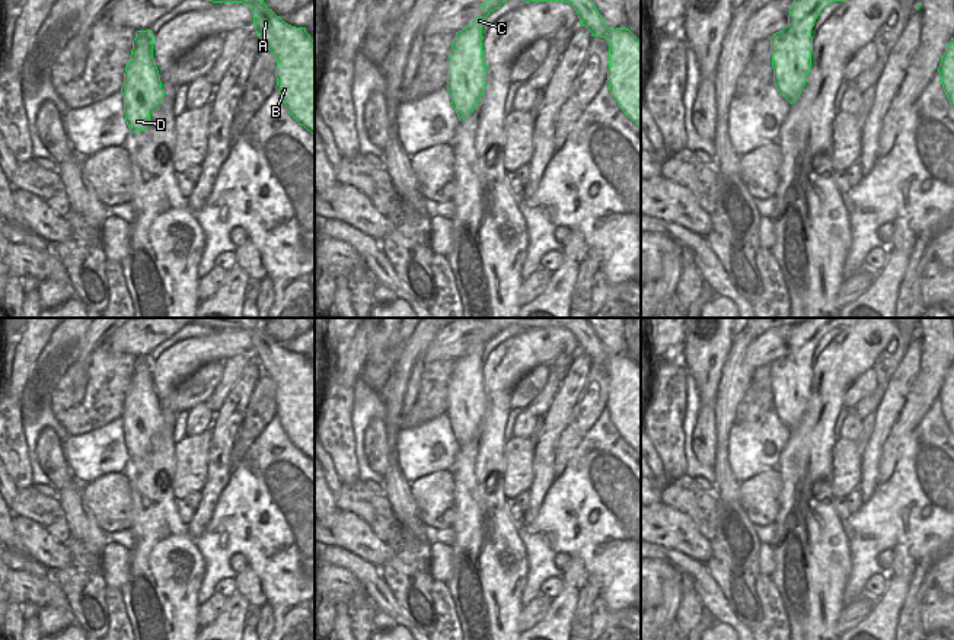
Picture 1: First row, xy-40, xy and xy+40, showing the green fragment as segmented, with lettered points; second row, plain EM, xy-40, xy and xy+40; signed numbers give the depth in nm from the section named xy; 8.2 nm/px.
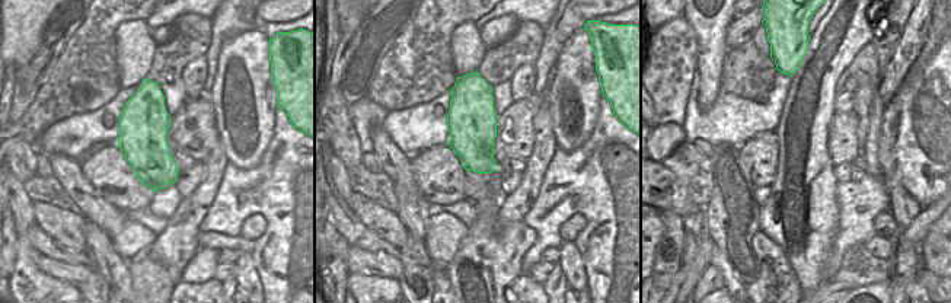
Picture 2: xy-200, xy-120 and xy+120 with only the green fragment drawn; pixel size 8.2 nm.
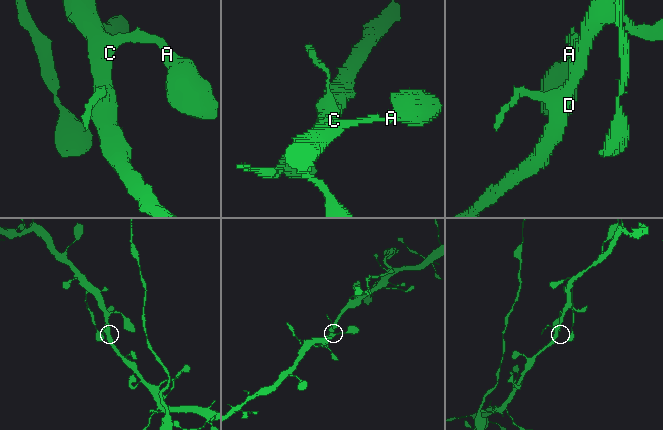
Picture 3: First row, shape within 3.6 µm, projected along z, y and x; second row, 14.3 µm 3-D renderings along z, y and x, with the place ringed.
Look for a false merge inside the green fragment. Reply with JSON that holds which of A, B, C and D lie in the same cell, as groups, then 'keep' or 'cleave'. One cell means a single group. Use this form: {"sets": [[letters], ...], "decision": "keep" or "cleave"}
{"sets": [["A", "B", "C", "D"]], "decision": "keep"}

